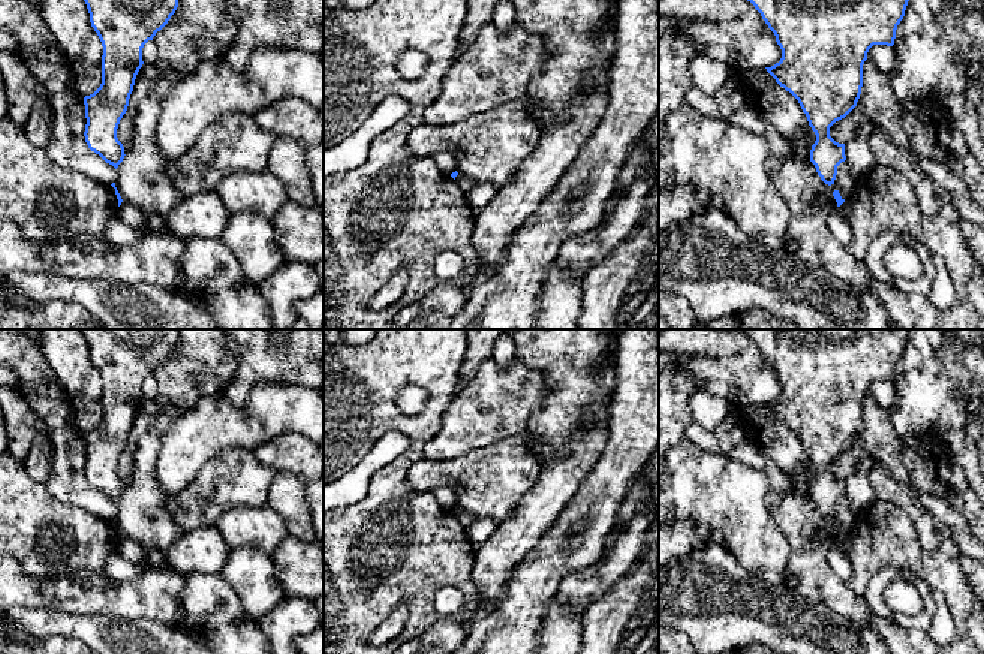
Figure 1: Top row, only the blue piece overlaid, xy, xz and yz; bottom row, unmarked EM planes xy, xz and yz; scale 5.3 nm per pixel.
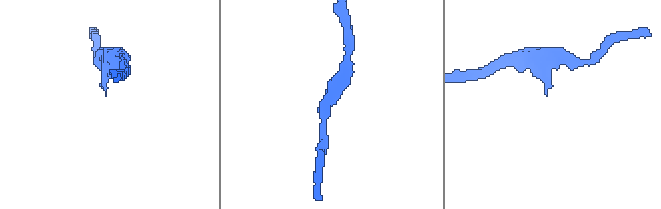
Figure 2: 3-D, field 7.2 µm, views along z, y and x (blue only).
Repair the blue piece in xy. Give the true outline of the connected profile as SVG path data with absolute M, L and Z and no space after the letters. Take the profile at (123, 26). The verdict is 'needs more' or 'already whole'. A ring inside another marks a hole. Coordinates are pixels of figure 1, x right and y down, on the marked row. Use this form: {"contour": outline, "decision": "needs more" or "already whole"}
{"contour": "M84 0L102 46L102 84L85 105L85 142L115 169L124 159L117 138L135 79L142 67L142 48L153 40L178 7L178 0Z", "decision": "already whole"}

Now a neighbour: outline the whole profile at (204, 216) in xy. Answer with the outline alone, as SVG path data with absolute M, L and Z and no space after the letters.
M216 190L184 196L165 218L166 227L177 236L220 239L231 217Z

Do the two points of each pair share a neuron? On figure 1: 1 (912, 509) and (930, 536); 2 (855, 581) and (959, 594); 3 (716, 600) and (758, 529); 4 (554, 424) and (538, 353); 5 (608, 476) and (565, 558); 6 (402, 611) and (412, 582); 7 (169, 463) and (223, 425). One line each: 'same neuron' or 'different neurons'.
1: same neuron
2: same neuron
3: different neurons
4: same neuron
5: same neuron
6: different neurons
7: same neuron

